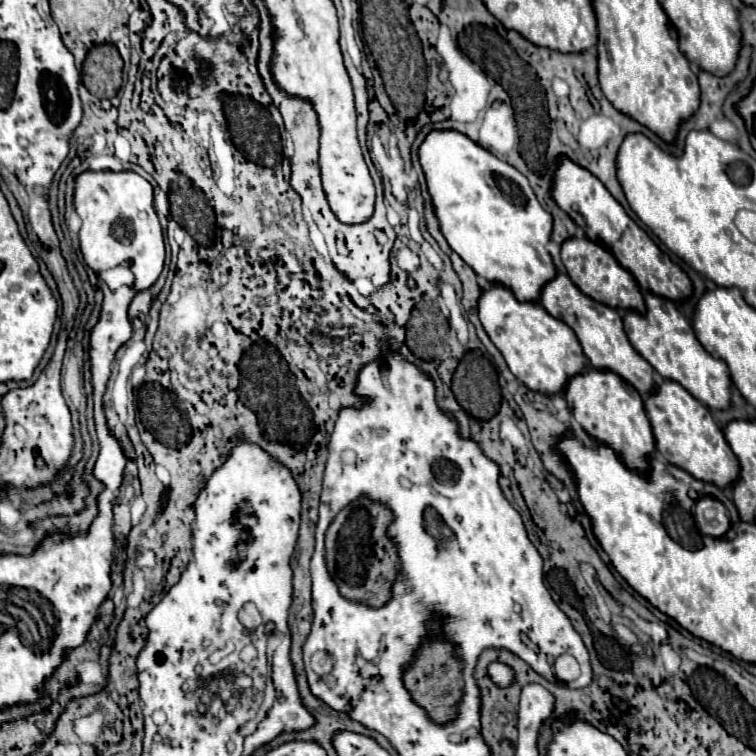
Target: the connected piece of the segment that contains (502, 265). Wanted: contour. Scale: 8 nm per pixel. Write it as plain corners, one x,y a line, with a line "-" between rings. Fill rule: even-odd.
432,131
418,153
448,245
488,283
510,289
518,301
538,301
542,287
556,277
546,249
552,215
538,203
528,179
458,131

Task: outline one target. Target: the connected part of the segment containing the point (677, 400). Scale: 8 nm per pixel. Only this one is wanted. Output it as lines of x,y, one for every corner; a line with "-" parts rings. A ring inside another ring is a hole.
664,381
658,391
644,401
644,407
656,437
656,449
670,465
688,471
696,479
714,483
720,489
732,487
740,477
740,465
706,405
694,399
680,383

